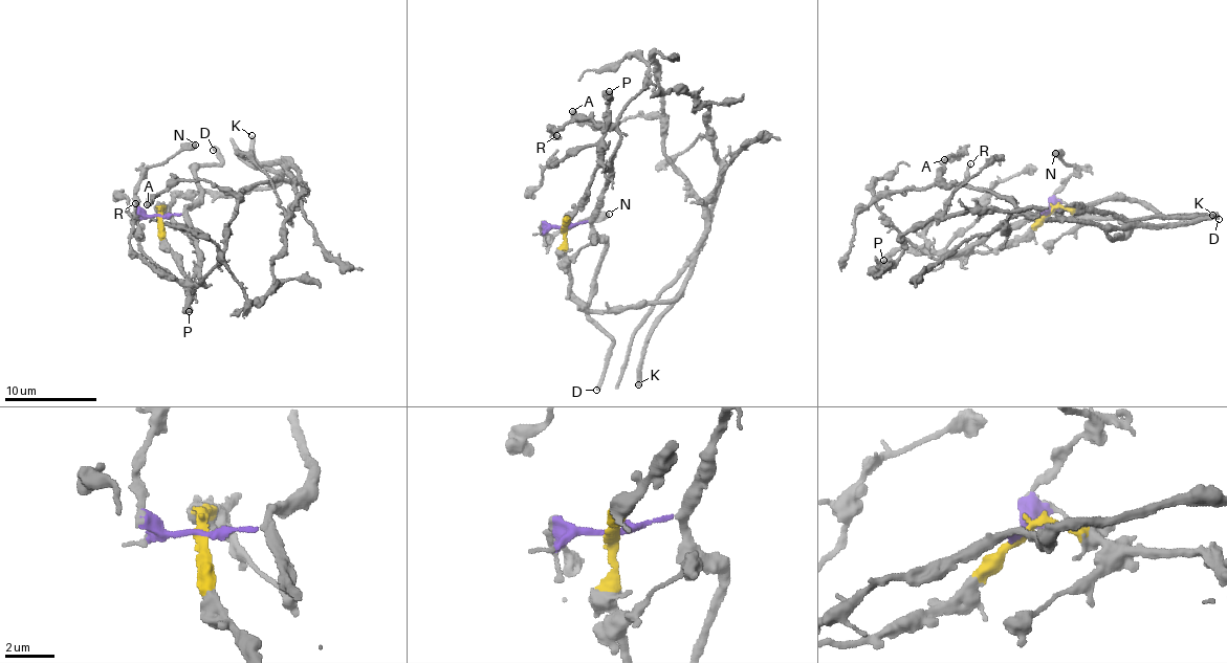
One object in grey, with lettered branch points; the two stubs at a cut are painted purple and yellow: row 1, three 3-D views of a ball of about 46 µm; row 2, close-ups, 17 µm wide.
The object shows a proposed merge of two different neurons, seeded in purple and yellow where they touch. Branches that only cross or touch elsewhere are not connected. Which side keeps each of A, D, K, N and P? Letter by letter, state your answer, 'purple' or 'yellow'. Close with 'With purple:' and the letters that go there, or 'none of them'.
A: yellow
D: purple
K: yellow
N: purple
P: yellow
With purple: D, N

